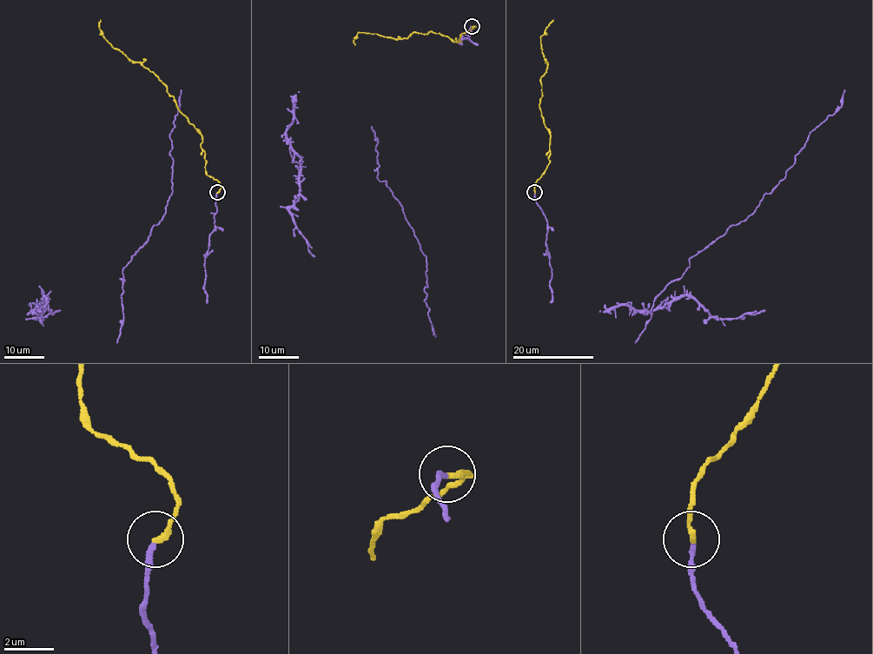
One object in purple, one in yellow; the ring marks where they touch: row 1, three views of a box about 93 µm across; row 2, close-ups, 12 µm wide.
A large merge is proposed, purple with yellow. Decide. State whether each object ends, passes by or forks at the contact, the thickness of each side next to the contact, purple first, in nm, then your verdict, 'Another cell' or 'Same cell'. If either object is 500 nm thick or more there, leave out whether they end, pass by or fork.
At the ring purple ends. At the ring yellow ends. Thickness 180 nm (purple) against 240 nm. Same cell

